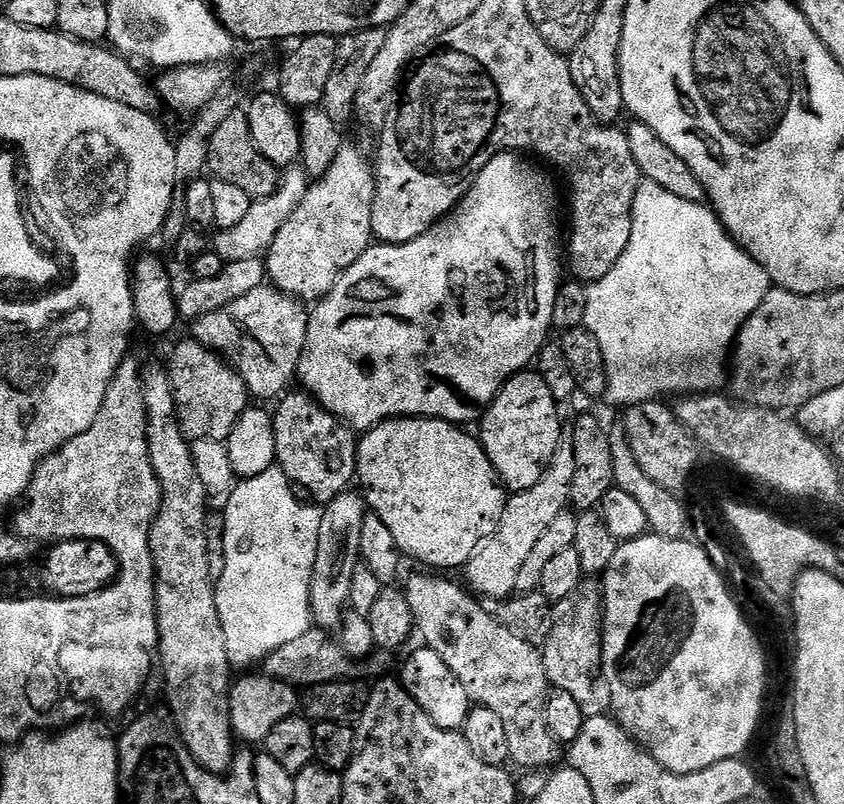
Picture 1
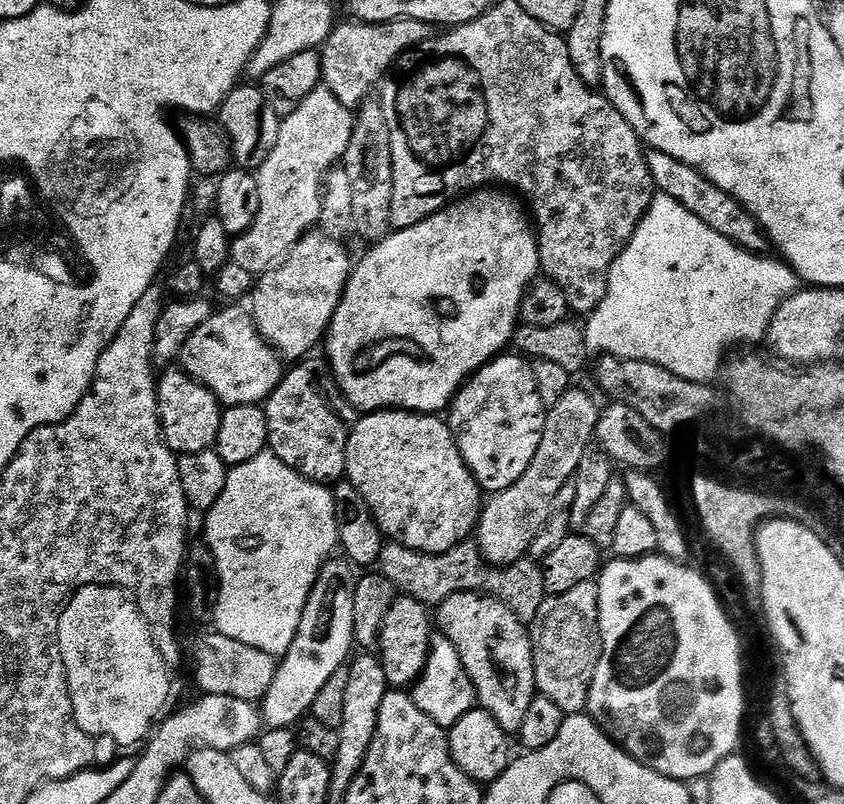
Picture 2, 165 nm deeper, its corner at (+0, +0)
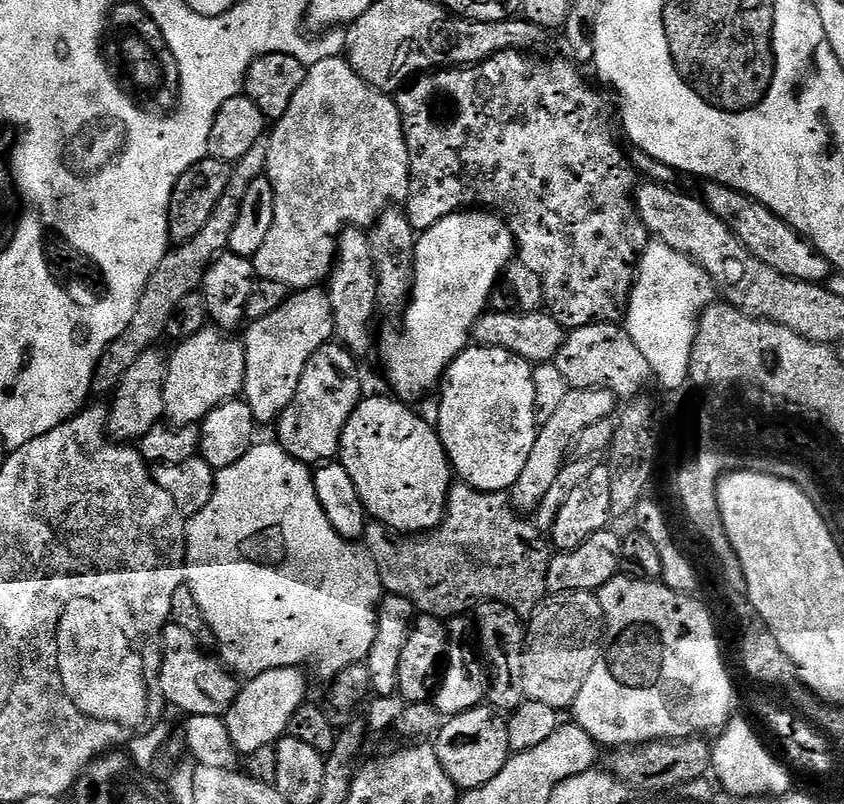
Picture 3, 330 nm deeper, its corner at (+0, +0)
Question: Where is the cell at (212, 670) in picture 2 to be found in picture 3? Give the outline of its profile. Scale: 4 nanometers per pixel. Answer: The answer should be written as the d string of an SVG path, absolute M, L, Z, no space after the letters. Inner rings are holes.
M168 623L162 637L162 659L158 669L160 692L177 708L190 716L227 717L230 706L238 698L241 681L224 667L215 655L209 654L196 643L190 630Z

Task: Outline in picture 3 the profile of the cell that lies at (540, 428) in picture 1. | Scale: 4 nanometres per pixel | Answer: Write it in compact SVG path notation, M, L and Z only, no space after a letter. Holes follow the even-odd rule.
M469 346L444 371L444 379L438 388L440 409L436 412L434 427L440 433L440 441L453 473L472 488L483 492L507 493L514 482L518 482L522 469L526 467L538 431L532 369L533 365L527 360L505 348Z

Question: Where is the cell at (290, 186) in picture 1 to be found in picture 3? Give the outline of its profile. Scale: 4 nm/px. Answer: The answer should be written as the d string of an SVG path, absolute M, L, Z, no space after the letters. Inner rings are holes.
M335 56L334 58L326 58L308 68L302 86L298 86L298 94L294 94L294 102L290 102L290 110L286 110L283 118L275 121L273 128L276 129L273 132L271 129L270 135L267 137L270 154L268 155L266 175L270 186L274 190L274 222L270 225L270 230L266 233L266 238L262 241L258 254L251 257L252 266L255 268L259 279L282 282L282 286L286 286L290 290L315 288L323 285L328 277L332 275L336 262L336 242L340 239L340 235L344 233L345 228L351 226L365 230L371 229L386 206L391 205L393 202L407 201L410 182L412 181L412 167L410 166L410 154L404 137L402 118L395 99L389 93L379 92L376 88L371 88L348 65L347 59Z

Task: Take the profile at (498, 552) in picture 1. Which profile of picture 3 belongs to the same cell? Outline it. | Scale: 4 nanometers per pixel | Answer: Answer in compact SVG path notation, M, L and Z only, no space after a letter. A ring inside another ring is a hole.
M573 388L569 390L564 401L558 405L557 412L545 424L539 425L534 438L534 450L530 450L530 458L526 462L526 467L522 469L518 482L514 482L514 486L510 490L513 508L521 514L535 513L542 498L546 498L546 490L550 490L554 478L558 478L558 474L563 470L569 459L570 449L582 434L582 430L586 430L586 426L594 426L594 422L609 419L617 408L617 396L612 392L607 392L604 388Z

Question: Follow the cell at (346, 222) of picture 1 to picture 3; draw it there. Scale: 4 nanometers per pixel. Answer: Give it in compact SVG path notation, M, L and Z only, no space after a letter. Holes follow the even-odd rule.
M319 287L302 288L293 291L274 314L266 314L266 318L258 318L247 325L248 333L242 336L244 353L246 354L246 378L244 379L243 399L247 400L250 410L254 414L257 425L275 425L280 419L282 410L290 406L294 394L298 390L298 382L302 382L302 370L306 362L320 349L323 344L329 343L335 337L334 310L330 306L327 291Z

